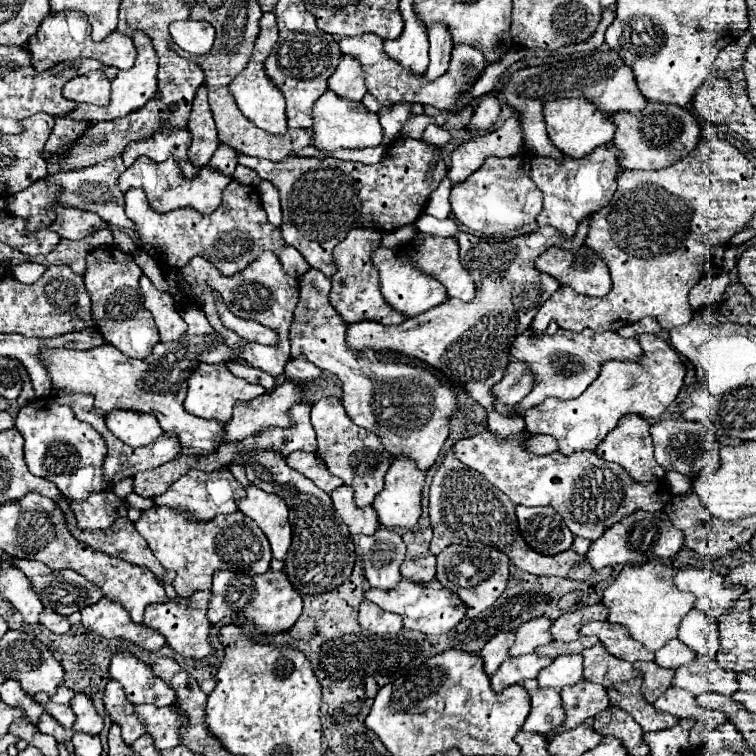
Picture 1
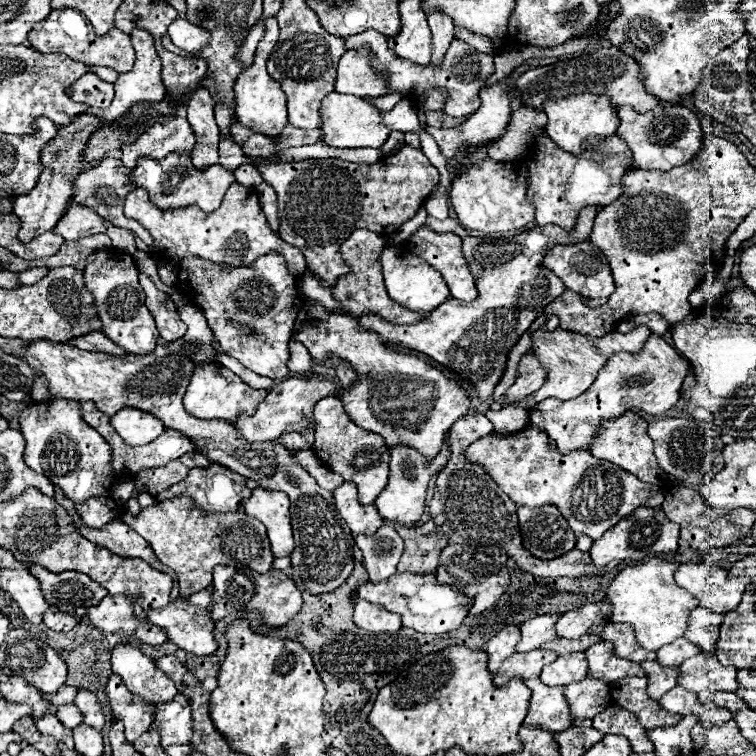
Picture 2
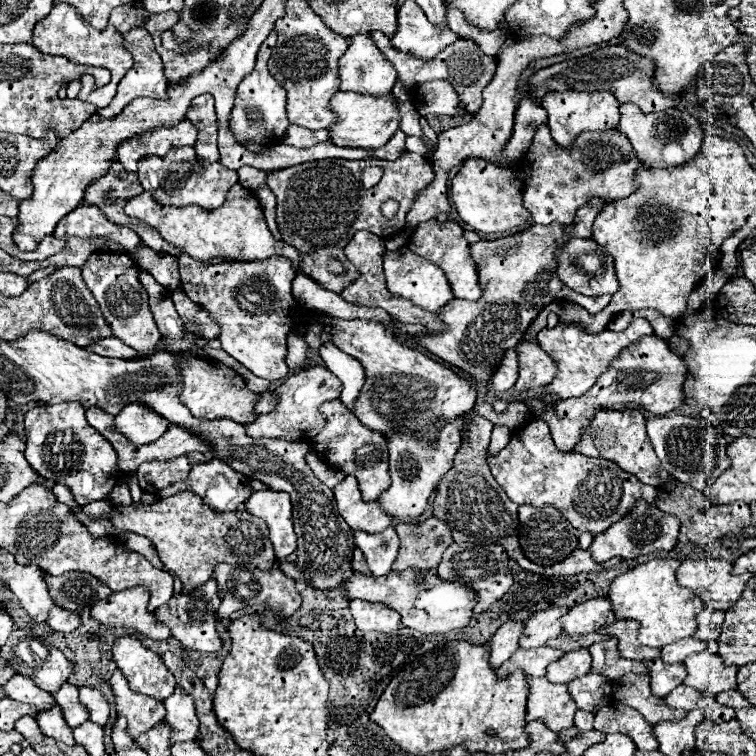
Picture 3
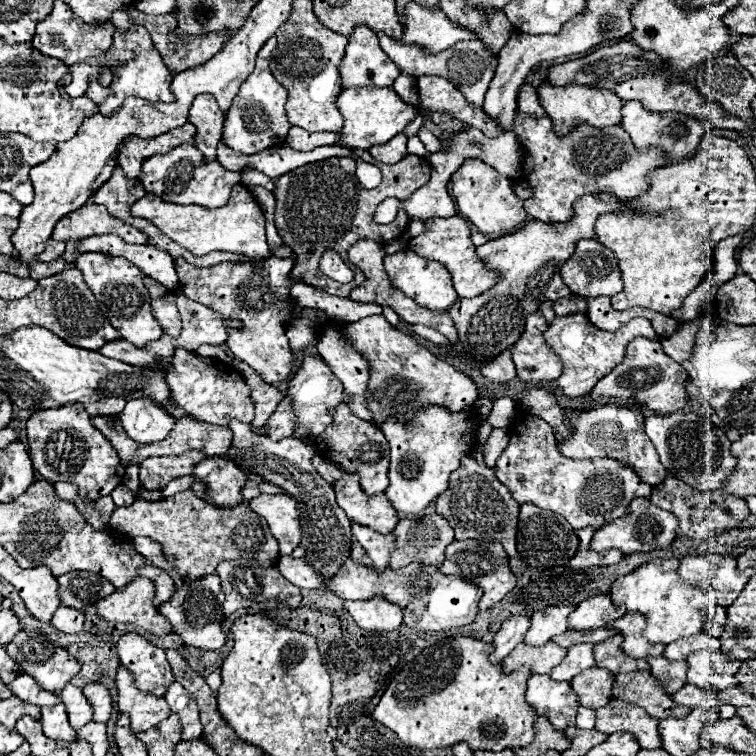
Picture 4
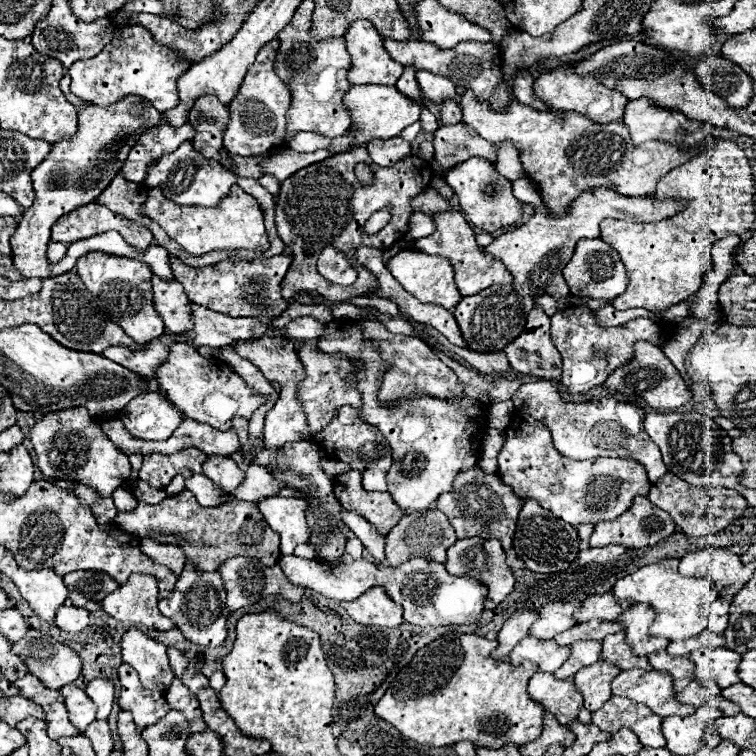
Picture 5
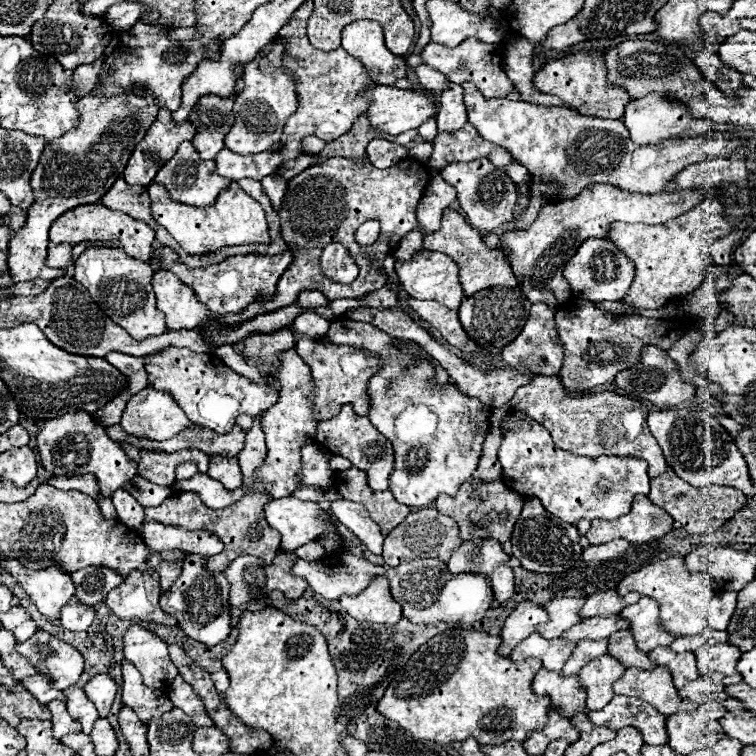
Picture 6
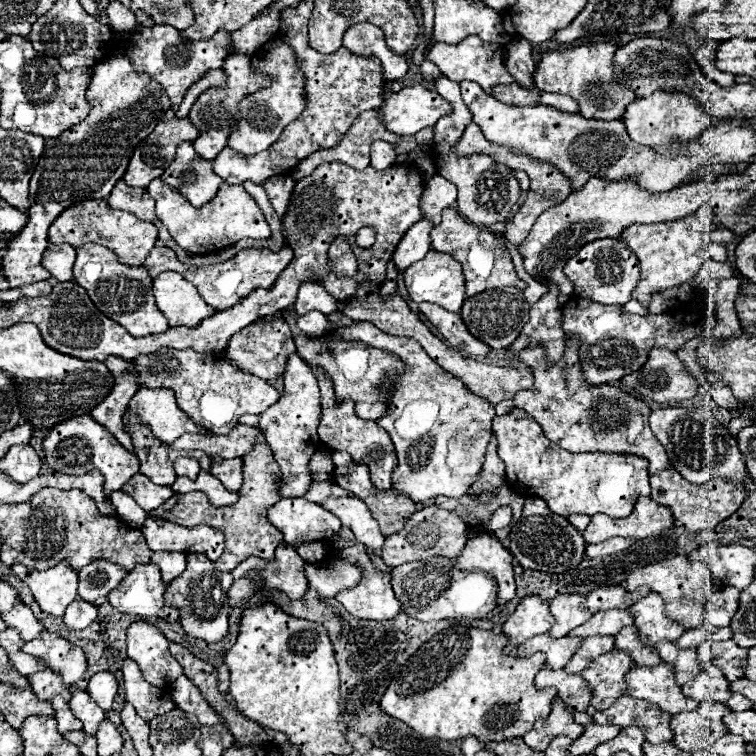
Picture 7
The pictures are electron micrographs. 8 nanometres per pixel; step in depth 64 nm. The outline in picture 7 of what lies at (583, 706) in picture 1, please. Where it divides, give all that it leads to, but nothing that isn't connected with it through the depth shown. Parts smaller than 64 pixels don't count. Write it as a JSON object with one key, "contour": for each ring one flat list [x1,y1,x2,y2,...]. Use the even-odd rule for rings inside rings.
{"contour":[[606,652,606,656,598,656,598,660,592,660,588,668,582,670,584,680,590,682,594,690,592,706,598,710,610,708,618,698,628,696,624,674,634,666,634,660,630,660,628,652]]}

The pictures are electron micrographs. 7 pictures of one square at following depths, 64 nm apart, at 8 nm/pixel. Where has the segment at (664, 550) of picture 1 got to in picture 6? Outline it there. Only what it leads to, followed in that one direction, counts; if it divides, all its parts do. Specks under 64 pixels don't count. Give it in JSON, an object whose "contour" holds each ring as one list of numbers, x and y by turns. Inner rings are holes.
{"contour":[[636,496,632,510,616,520,592,520,586,534,590,544,606,544,616,538,624,538,632,544,644,544,656,540,672,530,674,520,656,504,650,504,646,496]]}

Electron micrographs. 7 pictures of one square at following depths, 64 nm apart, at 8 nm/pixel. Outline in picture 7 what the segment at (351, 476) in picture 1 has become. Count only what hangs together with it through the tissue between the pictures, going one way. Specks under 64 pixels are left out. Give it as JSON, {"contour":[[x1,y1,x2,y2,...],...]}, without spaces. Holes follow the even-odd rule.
{"contour":[[310,366,316,380,318,380,318,386,320,386,320,392,322,392,322,420,320,420,320,426,318,426,318,436,320,436,320,442,324,446,328,446,330,450,346,450,352,454,352,458,356,462,364,462,370,466,370,478,372,478,372,484,380,490,388,490,392,488,392,472,396,470,396,452,394,452,394,444,388,436,388,432,384,428,380,428,376,422,368,422,368,420,362,420,356,416,356,410,354,410,354,402,352,400,342,400,342,402,336,402,336,394,334,394,334,388,330,384,330,378,326,376,326,370,320,368,320,366]]}

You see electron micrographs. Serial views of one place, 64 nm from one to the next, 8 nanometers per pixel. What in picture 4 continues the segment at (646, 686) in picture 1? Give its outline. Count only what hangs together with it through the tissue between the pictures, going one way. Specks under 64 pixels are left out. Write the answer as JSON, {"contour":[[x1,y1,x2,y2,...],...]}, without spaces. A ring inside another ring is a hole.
{"contour":[[656,656,650,658,648,664,652,666,652,674,664,682,664,690,668,694,674,694,686,686,686,660,666,660,664,656]]}

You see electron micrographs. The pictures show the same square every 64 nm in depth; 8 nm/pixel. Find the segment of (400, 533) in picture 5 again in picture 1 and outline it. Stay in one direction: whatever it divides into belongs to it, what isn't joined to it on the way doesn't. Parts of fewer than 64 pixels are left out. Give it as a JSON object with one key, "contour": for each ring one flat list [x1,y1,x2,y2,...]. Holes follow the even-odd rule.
{"contour":[[432,526,420,532,402,532,406,542,406,556,400,568,400,574,412,582,430,582,436,576,436,556,430,554]]}

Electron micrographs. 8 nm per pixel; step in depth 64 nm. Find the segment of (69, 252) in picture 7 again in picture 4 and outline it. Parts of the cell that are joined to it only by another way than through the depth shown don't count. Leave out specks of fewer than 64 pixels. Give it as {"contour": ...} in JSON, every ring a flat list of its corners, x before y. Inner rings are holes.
{"contour":[[48,240,48,242,46,242,46,250,44,250,38,258,40,258,42,262,52,262,52,260,58,260,64,250,66,250,66,242]]}

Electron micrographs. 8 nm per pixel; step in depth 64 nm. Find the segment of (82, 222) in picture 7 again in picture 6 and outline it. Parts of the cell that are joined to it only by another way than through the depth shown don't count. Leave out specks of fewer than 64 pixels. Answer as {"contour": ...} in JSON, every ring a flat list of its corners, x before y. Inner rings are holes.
{"contour":[[84,204,80,208,72,208,68,212,64,212,50,228,50,242,56,244,80,244,80,242,90,242,90,240,118,240,118,248,122,252,126,252,128,256,136,258,136,260,148,260,152,254,152,246,154,246,154,228,150,228,148,224,142,224,130,216,126,216,124,212,114,212,110,208,106,208,104,204]]}

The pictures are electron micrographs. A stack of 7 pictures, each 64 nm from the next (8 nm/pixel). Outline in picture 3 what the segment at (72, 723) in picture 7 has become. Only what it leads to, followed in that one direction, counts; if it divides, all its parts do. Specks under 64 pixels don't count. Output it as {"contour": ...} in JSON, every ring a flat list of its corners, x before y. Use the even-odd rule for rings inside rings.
{"contour":[[58,706,46,710,46,712,40,712,40,716,36,716,38,720,38,726,42,730,44,736,50,736,54,740,60,740,68,746,74,744,74,736,72,736,72,730,66,728,66,720,62,716,62,710]]}

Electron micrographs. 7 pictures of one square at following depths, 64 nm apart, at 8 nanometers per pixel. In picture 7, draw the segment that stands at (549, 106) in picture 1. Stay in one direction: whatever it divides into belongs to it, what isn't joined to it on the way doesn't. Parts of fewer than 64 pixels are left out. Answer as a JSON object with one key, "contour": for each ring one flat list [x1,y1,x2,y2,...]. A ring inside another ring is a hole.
{"contour":[[592,42,576,48,546,52,534,72,534,84,544,92,566,94,574,98,580,106,580,114,588,120,620,120,626,106,636,100,636,92,614,80,612,60,618,48,618,42]]}

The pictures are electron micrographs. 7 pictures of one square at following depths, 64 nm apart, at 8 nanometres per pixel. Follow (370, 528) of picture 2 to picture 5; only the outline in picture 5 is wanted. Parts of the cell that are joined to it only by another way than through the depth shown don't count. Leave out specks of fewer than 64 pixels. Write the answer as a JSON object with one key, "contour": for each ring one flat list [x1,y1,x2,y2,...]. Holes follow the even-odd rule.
{"contour":[[354,470,334,478,334,494,344,508,358,510,382,536,386,536,406,514,394,504,388,492,366,492,362,488,362,474]]}

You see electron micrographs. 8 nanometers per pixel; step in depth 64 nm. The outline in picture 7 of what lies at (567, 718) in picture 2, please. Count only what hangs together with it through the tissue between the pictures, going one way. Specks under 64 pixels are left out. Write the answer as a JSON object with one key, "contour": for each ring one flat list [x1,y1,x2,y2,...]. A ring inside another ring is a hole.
{"contour":[[542,668,536,674,538,688,556,688,558,696,566,702,570,712,584,712,590,706,592,692,586,680,580,674,568,674,564,668,554,672,550,668]]}

